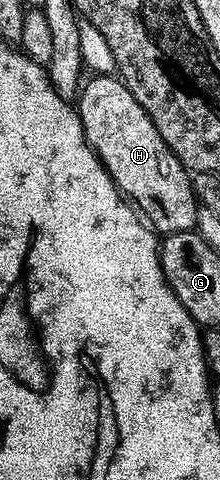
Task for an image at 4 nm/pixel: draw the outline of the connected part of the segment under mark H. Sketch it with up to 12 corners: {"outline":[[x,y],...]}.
{"outline":[[118,75],[82,85],[87,145],[156,233],[192,231],[188,169]]}

